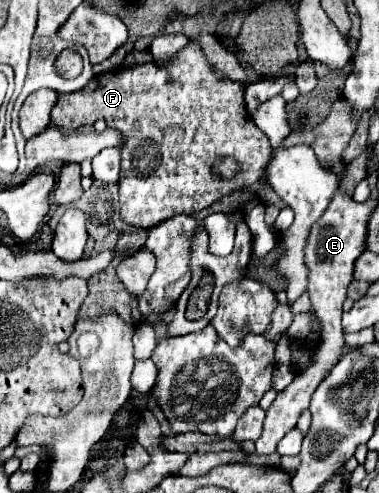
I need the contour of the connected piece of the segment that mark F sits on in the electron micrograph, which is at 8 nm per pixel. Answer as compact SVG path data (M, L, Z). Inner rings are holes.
M190 41L190 43L178 53L178 59L176 59L174 63L170 63L170 67L146 63L146 65L136 65L136 67L122 69L122 71L116 71L116 73L106 73L106 75L102 75L102 77L96 77L96 79L94 79L88 87L84 87L82 91L76 91L76 93L60 93L58 99L56 99L56 105L54 105L54 109L52 109L52 123L54 123L56 127L64 127L64 129L78 129L78 127L82 127L82 125L93 125L98 119L106 119L108 127L118 129L118 131L122 131L122 133L126 135L126 143L122 145L122 173L120 173L120 181L118 181L118 185L120 185L120 217L122 217L124 223L134 225L134 227L154 227L154 225L158 225L160 221L170 219L170 217L174 217L174 215L194 215L194 213L198 213L198 211L210 207L212 203L220 201L222 197L232 195L232 193L236 193L238 189L246 187L246 183L258 183L260 173L262 173L264 165L268 163L270 151L272 151L270 139L268 139L262 131L258 131L258 127L256 127L256 125L252 123L252 119L250 119L250 113L248 113L246 103L244 103L244 87L242 87L240 83L236 83L236 81L224 77L222 73L218 73L218 71L210 65L210 61L208 61L208 57L206 57L206 53L202 51L202 47L200 47L198 41ZM222 157L232 157L232 159L236 159L238 165L240 165L238 173L236 173L234 177L230 177L230 179L224 179L224 177L220 179L218 175L214 175L214 163L216 163L218 159L222 159Z

